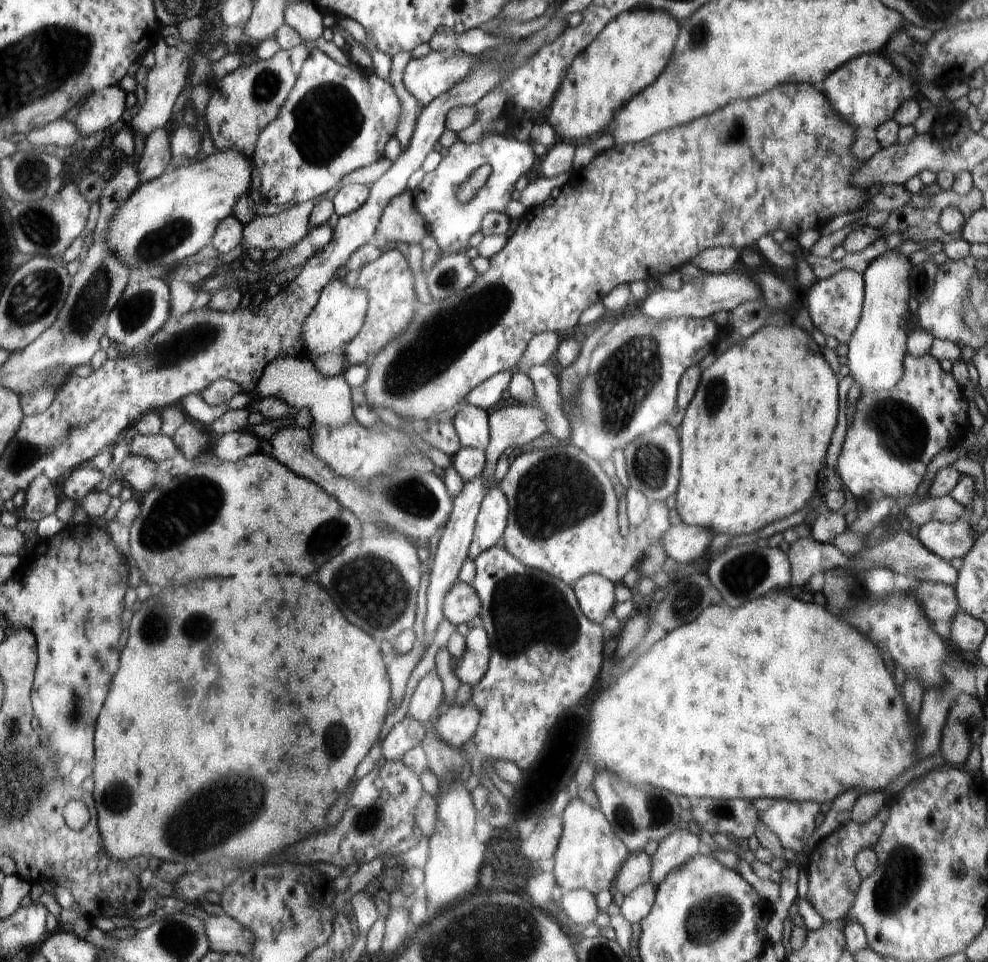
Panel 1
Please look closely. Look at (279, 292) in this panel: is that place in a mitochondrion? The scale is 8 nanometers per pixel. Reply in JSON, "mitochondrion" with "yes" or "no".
{"mitochondrion":"no"}

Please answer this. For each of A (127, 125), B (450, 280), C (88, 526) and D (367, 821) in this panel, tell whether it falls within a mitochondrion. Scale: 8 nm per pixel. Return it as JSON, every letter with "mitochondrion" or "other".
{"A":"other","B":"mitochondrion","C":"other","D":"mitochondrion"}

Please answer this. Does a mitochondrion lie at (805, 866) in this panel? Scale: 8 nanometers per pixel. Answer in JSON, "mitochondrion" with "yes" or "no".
{"mitochondrion":"no"}

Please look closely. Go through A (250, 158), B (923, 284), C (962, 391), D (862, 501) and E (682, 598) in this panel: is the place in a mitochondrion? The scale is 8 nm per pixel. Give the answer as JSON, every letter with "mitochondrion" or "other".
{"A":"other","B":"mitochondrion","C":"other","D":"other","E":"mitochondrion"}

